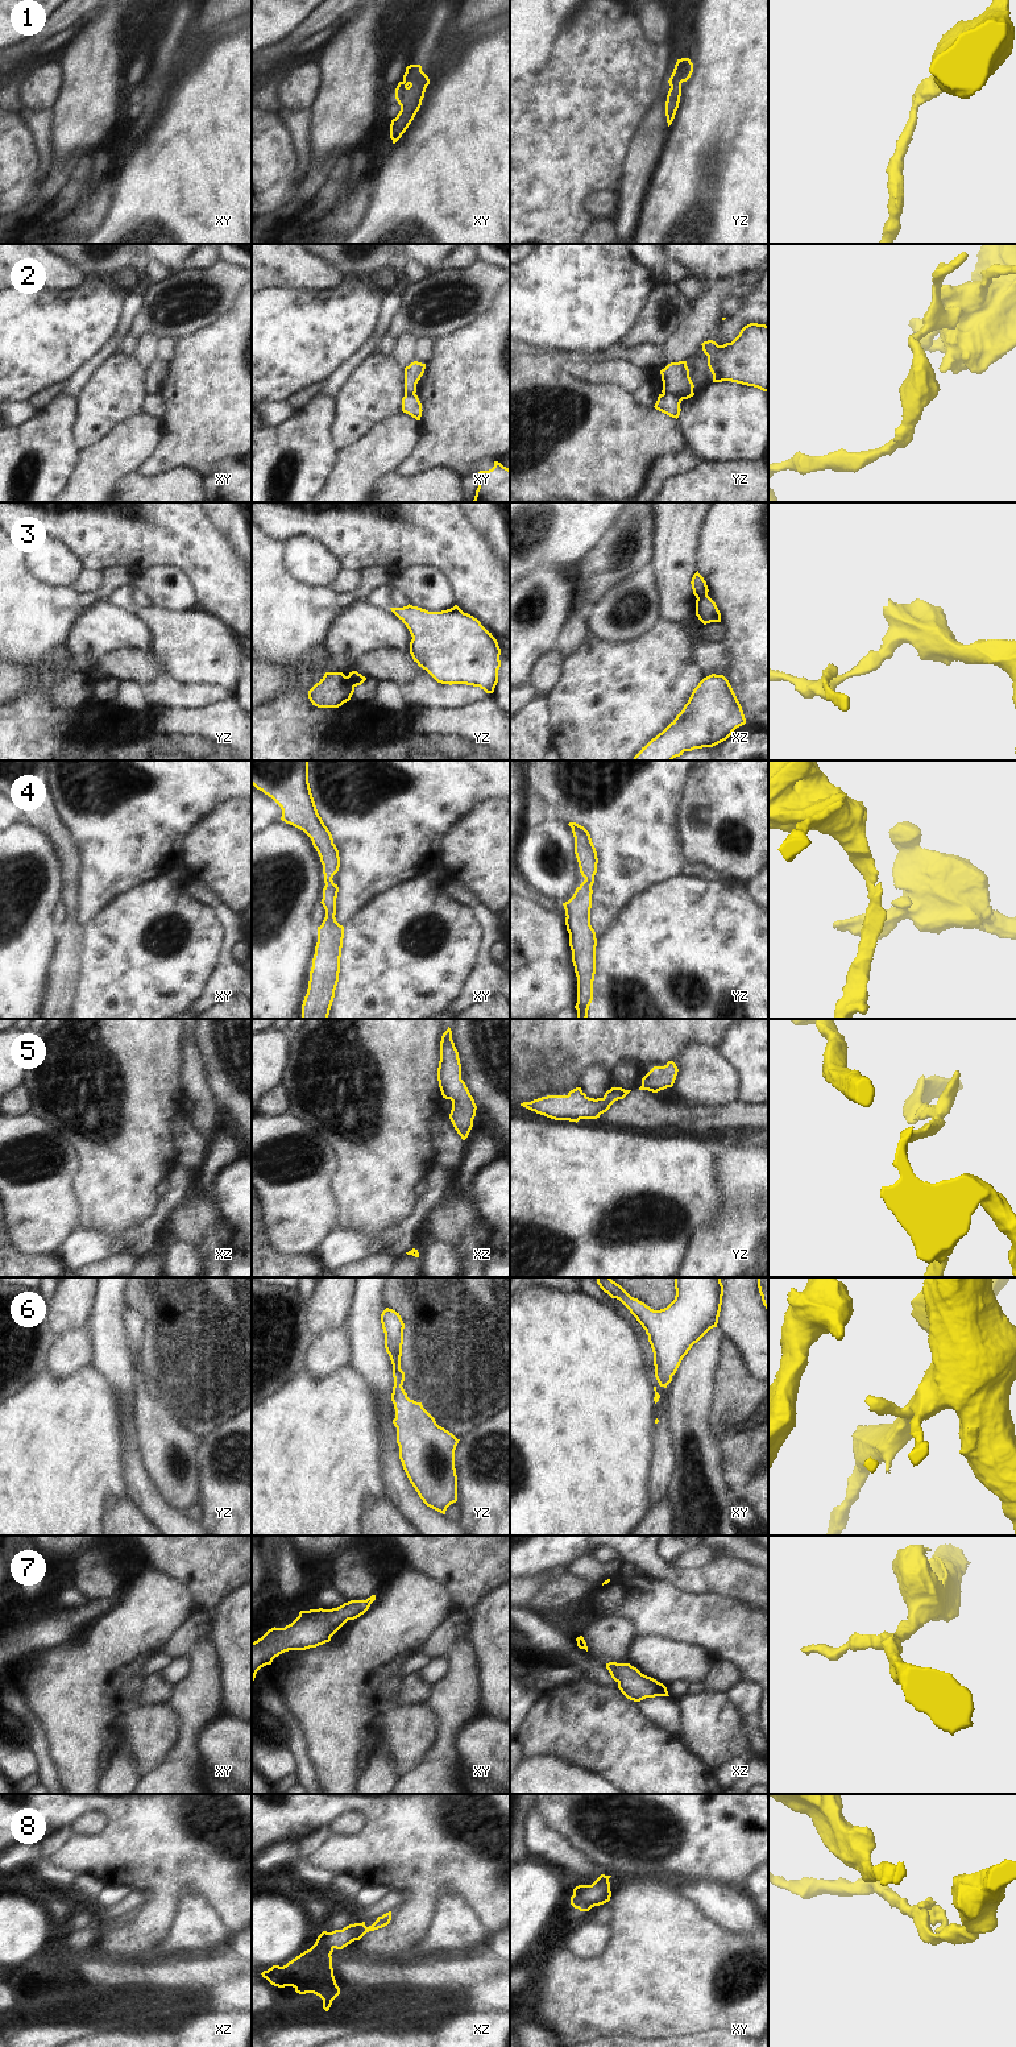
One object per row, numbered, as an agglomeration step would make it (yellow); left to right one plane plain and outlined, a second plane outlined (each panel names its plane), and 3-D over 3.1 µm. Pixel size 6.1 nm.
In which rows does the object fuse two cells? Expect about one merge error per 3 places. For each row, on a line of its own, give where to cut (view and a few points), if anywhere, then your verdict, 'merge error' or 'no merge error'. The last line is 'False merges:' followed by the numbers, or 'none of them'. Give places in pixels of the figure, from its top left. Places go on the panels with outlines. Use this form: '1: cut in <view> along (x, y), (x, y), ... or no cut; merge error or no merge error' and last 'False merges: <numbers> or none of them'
1: no cut; no merge error
2: cut in yz along (663, 393), (671, 393), (681, 400); merge error
3: cut in yz along (347, 676), (355, 686); merge error
4: no cut; no merge error
5: no cut; no merge error
6: no cut; no merge error
7: no cut; no merge error
8: no cut; no merge error
False merges: 2, 3

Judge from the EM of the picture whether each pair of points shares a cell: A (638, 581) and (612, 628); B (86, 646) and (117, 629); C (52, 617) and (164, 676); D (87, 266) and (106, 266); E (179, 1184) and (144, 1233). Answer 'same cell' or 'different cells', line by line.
A: same cell
B: same cell
C: different cells
D: same cell
E: same cell

